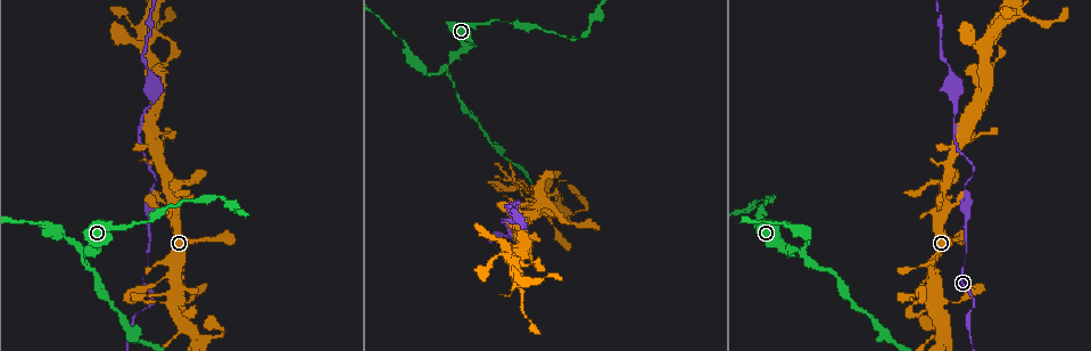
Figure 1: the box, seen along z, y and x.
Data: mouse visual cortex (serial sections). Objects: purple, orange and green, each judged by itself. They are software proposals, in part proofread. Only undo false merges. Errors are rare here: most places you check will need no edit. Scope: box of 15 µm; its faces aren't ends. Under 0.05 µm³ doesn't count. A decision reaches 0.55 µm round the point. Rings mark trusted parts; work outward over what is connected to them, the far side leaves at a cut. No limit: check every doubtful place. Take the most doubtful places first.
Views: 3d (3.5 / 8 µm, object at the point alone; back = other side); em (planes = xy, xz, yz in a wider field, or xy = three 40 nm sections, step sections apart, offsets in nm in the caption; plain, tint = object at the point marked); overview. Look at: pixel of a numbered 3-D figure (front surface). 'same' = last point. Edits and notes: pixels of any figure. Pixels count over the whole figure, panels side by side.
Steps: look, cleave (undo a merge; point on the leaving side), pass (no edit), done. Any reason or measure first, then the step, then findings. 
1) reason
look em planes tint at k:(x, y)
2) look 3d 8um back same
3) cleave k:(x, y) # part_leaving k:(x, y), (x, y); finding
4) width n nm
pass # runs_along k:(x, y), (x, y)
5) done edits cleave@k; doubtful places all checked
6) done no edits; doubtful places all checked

abrupt turn
look 3d 3.5um at 1:(152, 89)

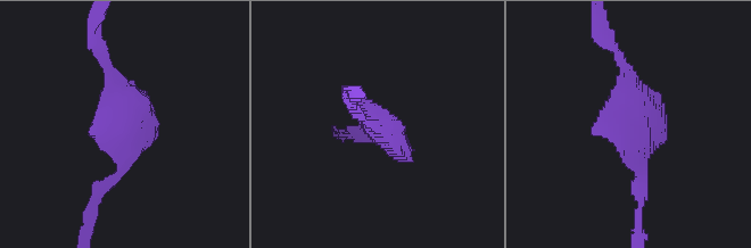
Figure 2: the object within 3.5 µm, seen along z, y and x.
need the tissue
look em xy step 5 plain at 2:(125, 135)

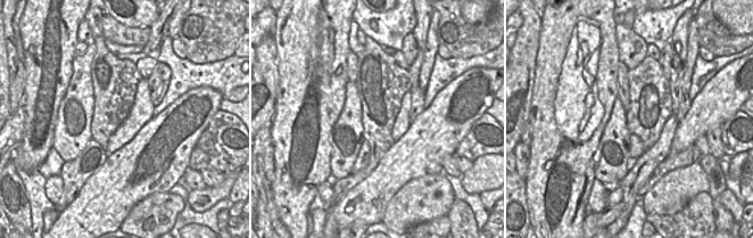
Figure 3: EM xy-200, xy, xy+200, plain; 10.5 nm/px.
where the object lies
look em xy step 5 tint same

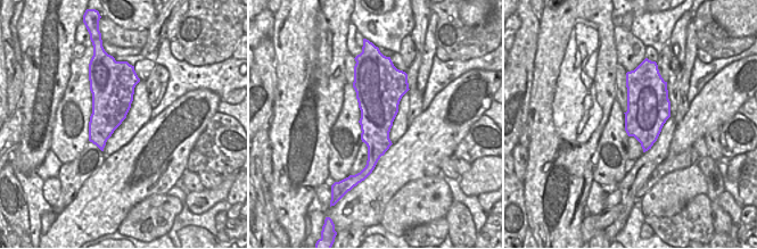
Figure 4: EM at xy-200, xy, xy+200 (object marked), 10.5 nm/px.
pass # runs_along 2:(95, 197), (126, 165), (109, 64); one cell here

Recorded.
three-way junction
look 3d 8um at 1:(801, 252)

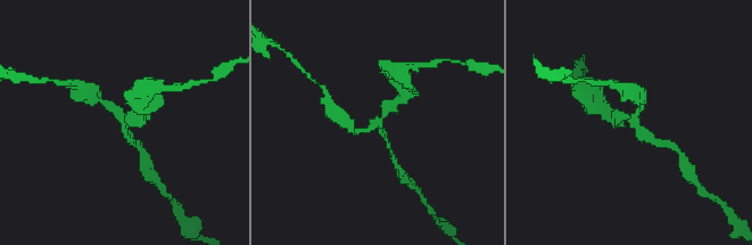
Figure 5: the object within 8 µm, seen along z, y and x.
look 3d 3.5um at 5:(123, 120)

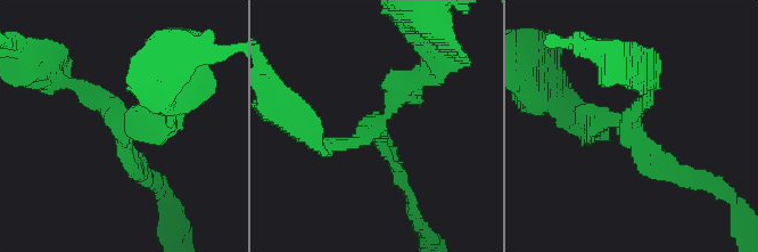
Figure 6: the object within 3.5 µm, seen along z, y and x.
arms 3; arm_widths 150, 200, 300 nm
look em xy step 2 tint at 6:(123, 127)

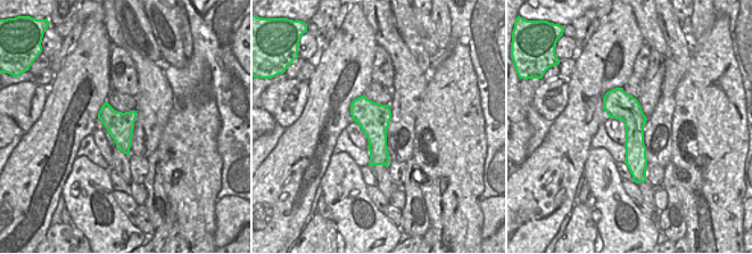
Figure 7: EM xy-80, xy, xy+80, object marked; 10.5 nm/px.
pass # runs_along 6:(574, 118), (615, 118), (675, 171); one cell here

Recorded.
abrupt turn
look 3d 3.5um at 1:(149, 307)

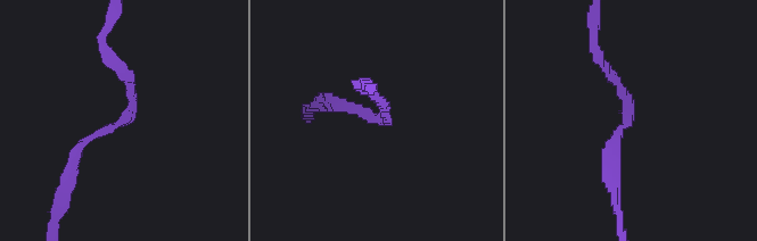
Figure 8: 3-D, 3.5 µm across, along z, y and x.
arm_widths 150, 150 nm
pass # runs_along 8:(597, 50), (631, 107), (611, 159); all the same cell

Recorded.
done no edits; doubtful places all checked

